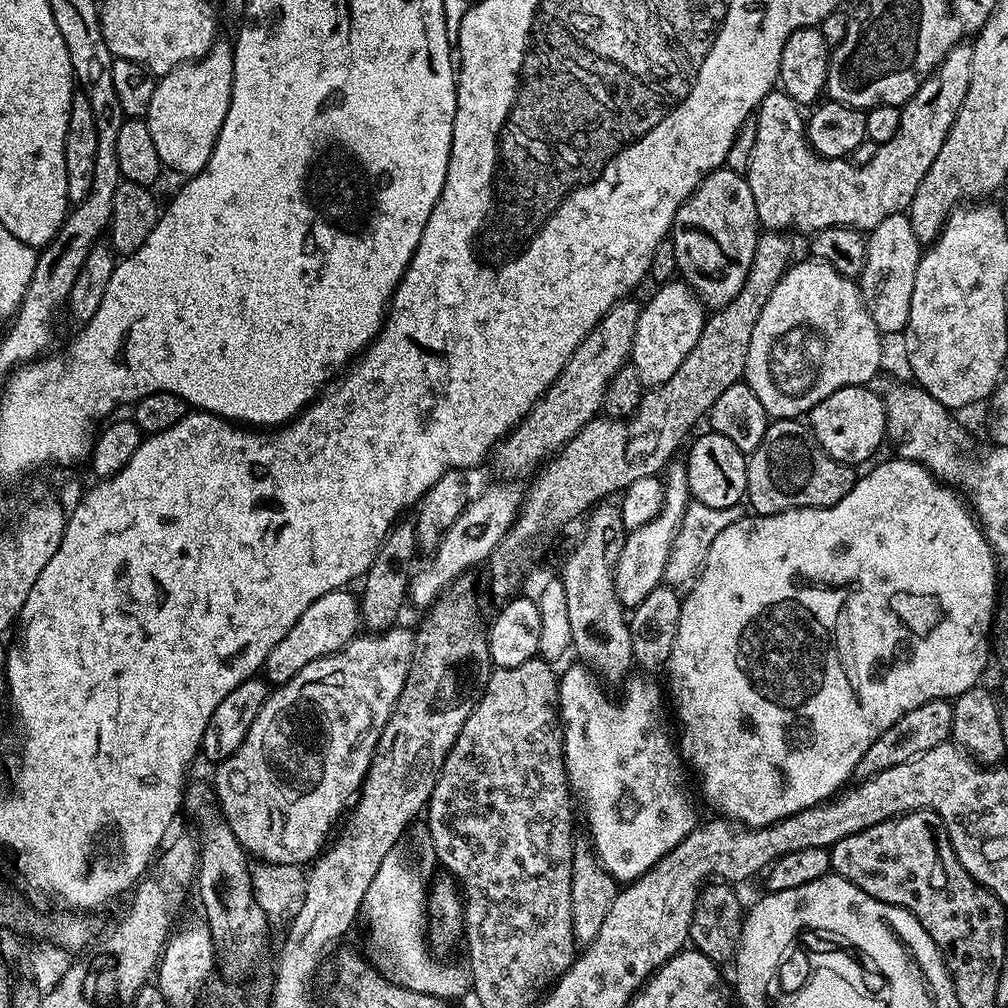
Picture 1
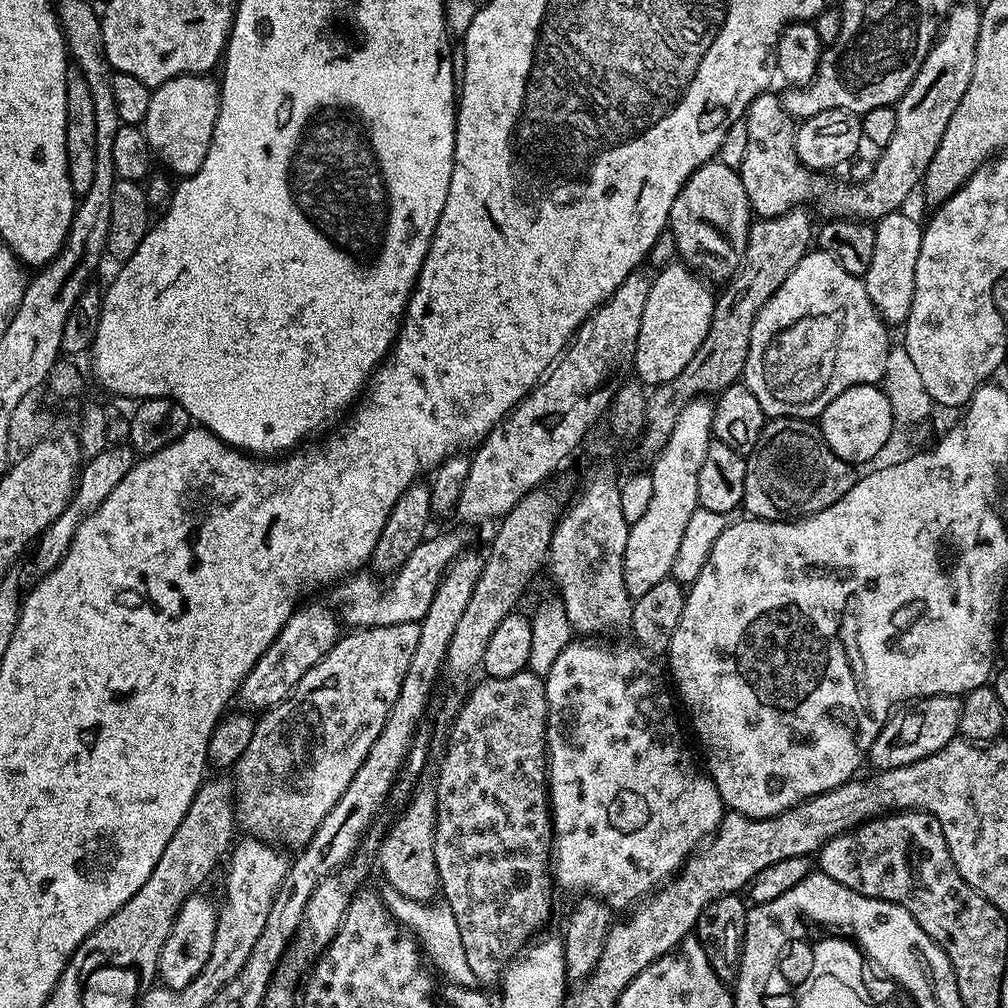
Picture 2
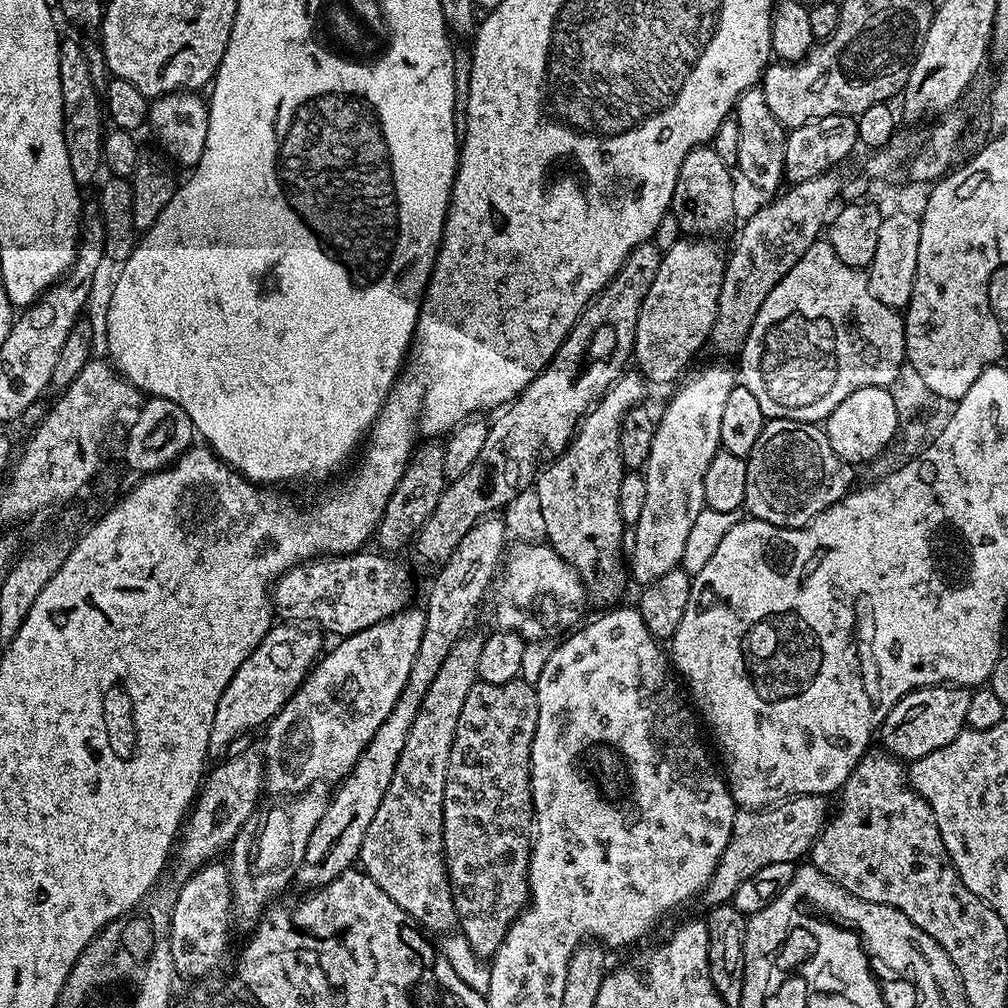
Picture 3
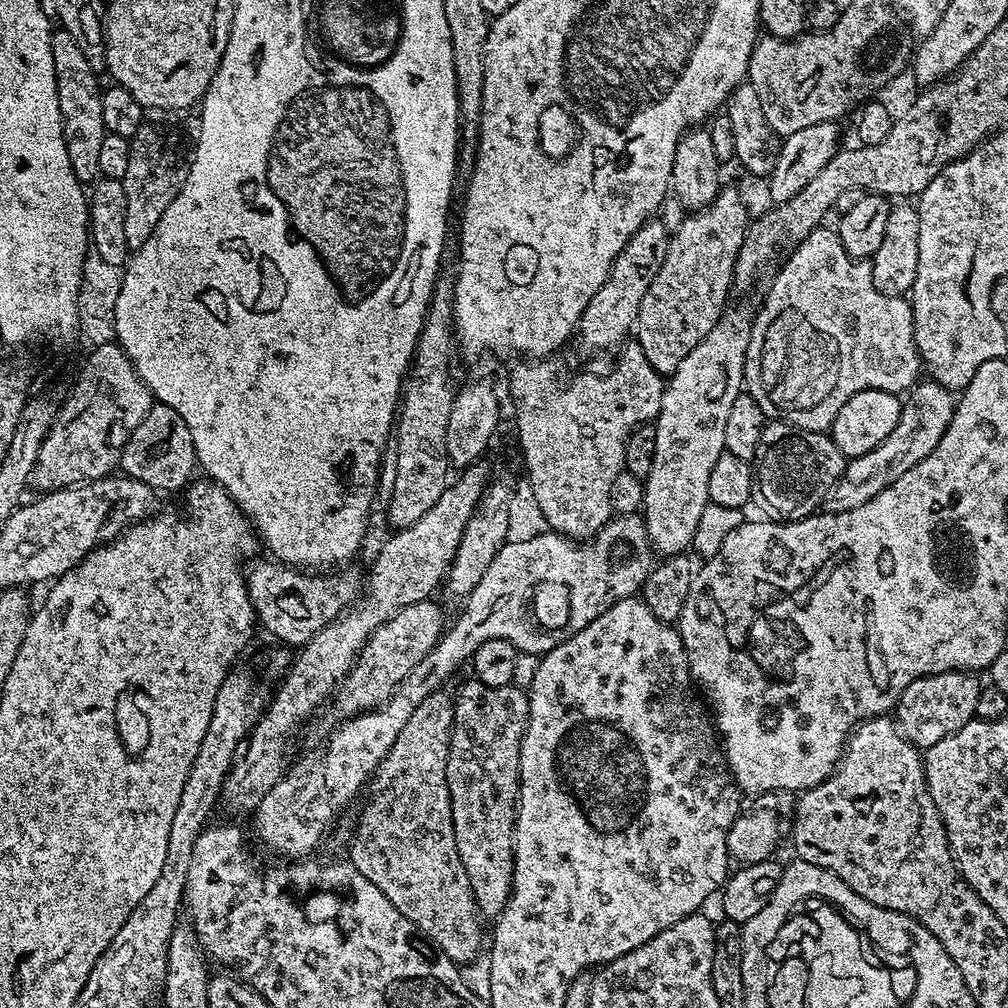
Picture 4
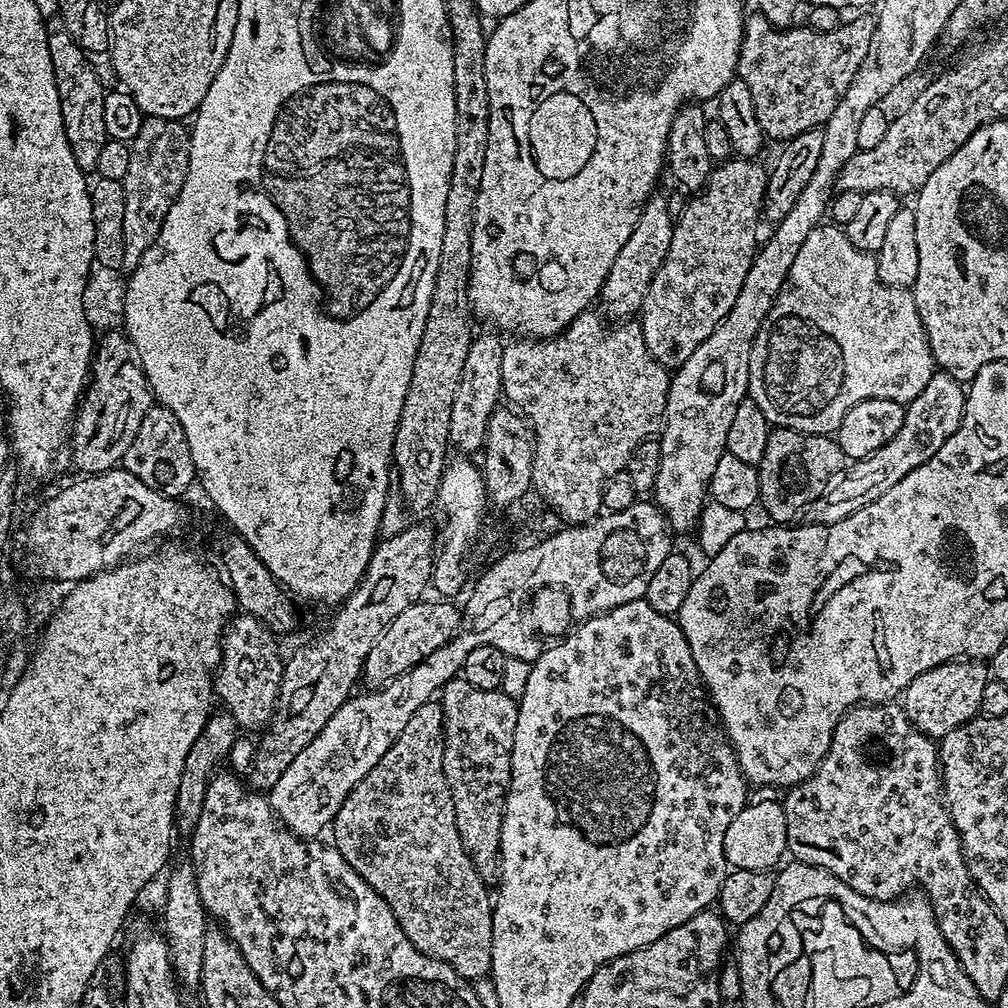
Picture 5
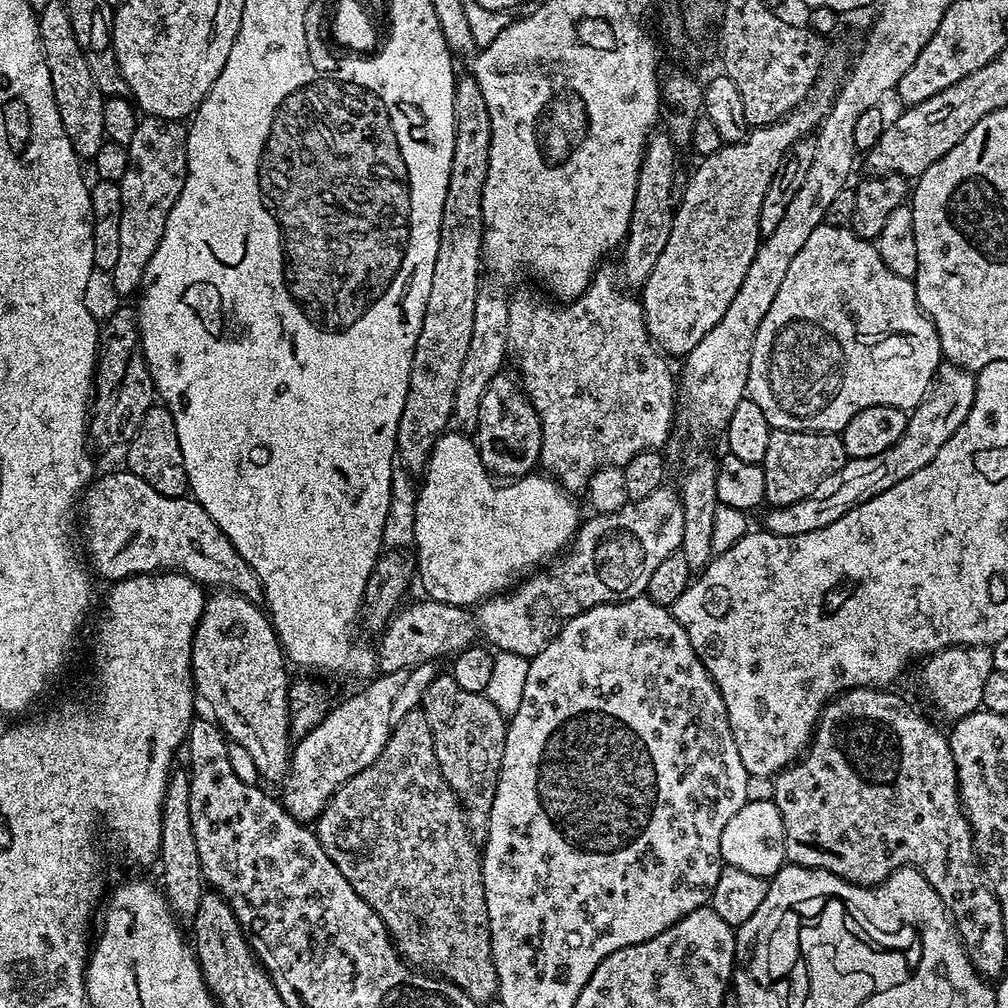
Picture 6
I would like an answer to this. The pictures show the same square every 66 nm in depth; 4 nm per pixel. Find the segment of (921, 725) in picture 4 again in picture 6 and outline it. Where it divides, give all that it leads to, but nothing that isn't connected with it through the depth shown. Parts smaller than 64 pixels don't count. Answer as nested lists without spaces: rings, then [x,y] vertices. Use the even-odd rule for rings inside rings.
[[[979,644],[973,648],[943,648],[927,657],[923,664],[920,680],[924,683],[924,692],[948,722],[958,721],[981,707],[986,678],[993,672],[991,647]]]

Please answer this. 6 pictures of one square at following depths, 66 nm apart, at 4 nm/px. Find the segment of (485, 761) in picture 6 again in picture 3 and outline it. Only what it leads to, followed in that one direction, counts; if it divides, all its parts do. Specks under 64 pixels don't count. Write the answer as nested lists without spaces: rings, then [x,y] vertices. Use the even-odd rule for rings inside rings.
[[[523,678],[510,682],[491,684],[480,680],[466,694],[466,702],[462,702],[462,714],[458,718],[458,726],[454,734],[454,742],[450,750],[450,762],[446,770],[446,790],[444,791],[444,864],[448,867],[448,881],[452,884],[452,897],[456,907],[456,919],[459,931],[470,942],[476,956],[491,958],[496,955],[500,943],[506,938],[508,928],[517,916],[528,907],[528,863],[532,853],[530,829],[534,824],[532,814],[532,763],[530,750],[534,742],[534,730],[538,722],[538,698],[535,687]]]

